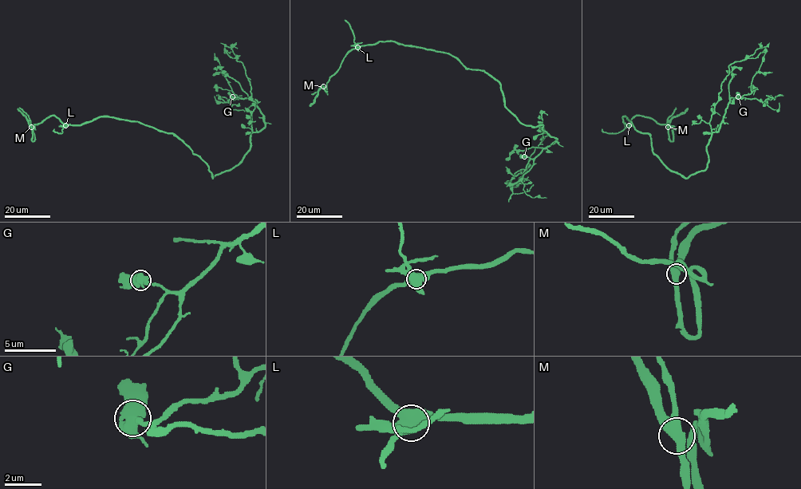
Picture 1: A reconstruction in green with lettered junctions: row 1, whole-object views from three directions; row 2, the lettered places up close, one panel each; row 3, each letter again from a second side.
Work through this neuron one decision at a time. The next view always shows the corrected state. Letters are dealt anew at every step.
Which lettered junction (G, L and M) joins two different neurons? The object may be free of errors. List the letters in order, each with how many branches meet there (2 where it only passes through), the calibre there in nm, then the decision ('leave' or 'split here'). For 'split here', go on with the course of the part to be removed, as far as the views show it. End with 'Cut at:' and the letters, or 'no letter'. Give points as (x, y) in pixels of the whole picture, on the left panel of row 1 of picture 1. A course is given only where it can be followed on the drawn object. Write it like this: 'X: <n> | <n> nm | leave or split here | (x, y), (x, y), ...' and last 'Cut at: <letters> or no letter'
G: 4 | 550 nm | leave
L: 4 | 650 nm | split here | (65, 125), (61, 133), (56, 132), (54, 128)
M: 4 | 480 nm | leave
Cut at: L

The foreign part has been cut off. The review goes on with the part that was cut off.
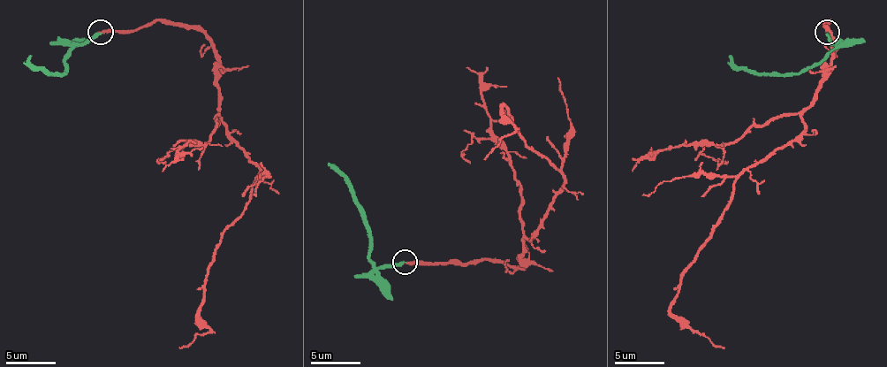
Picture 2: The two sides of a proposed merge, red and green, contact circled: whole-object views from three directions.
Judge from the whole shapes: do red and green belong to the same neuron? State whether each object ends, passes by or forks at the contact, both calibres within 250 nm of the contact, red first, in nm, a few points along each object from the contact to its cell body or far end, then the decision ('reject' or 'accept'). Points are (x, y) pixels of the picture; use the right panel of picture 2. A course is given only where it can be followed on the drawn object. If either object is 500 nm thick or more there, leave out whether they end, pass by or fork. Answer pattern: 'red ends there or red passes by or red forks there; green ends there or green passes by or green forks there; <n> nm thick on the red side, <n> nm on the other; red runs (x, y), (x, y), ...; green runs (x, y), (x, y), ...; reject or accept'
red ends there; green ends there; 240 nm thick on the red side, 240 nm on the other; red runs (827, 32), (830, 75), (805, 112), (805, 127), (734, 183), (670, 311), (724, 348); green runs (827, 32), (832, 47), (822, 60), (797, 72), (754, 75), (739, 70), (730, 55); accept

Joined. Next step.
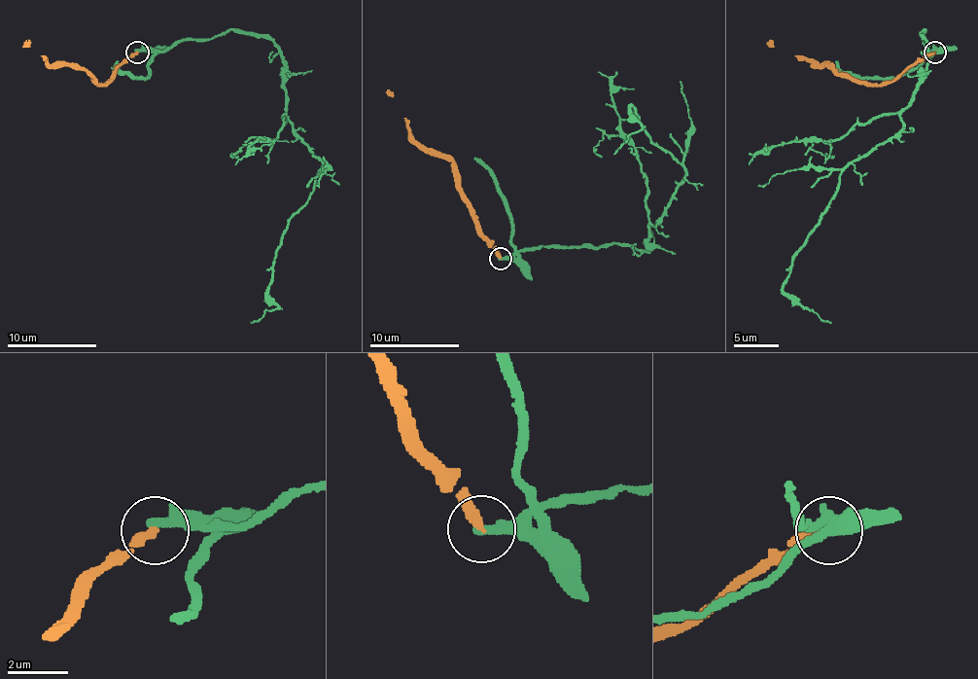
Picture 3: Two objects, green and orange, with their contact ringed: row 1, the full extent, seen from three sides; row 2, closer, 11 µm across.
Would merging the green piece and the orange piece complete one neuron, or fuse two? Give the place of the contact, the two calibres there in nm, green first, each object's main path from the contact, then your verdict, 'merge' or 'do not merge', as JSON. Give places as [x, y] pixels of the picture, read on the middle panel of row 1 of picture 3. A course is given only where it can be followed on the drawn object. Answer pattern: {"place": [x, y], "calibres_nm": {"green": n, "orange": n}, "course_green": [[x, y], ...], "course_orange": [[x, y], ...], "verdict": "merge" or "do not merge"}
{"place": [501, 258], "calibres_nm": {"green": 340, "orange": 320}, "course_green": [[500, 258], [544, 246], [647, 248], [647, 226], [685, 170], [652, 141], [632, 105], [641, 127], [614, 155]], "course_orange": [[500, 258], [472, 217], [459, 186], [459, 174], [448, 161], [426, 152], [412, 138], [388, 89]], "verdict": "do not merge"}

